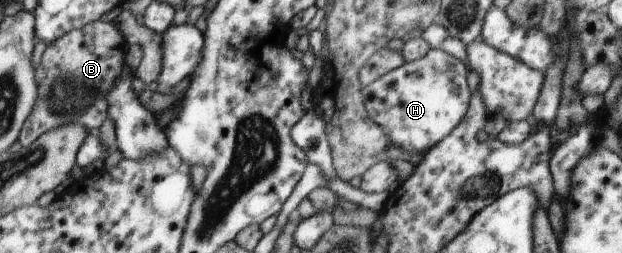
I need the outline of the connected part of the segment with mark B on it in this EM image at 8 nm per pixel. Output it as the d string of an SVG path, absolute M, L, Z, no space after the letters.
M112 19L93 21L48 44L40 64L35 67L37 100L33 112L24 122L18 140L20 144L31 146L49 131L77 122L88 132L97 132L109 116L108 96L123 74L128 47Z

